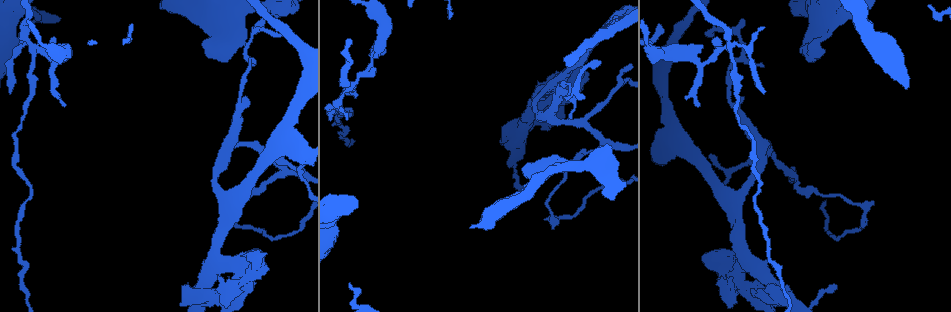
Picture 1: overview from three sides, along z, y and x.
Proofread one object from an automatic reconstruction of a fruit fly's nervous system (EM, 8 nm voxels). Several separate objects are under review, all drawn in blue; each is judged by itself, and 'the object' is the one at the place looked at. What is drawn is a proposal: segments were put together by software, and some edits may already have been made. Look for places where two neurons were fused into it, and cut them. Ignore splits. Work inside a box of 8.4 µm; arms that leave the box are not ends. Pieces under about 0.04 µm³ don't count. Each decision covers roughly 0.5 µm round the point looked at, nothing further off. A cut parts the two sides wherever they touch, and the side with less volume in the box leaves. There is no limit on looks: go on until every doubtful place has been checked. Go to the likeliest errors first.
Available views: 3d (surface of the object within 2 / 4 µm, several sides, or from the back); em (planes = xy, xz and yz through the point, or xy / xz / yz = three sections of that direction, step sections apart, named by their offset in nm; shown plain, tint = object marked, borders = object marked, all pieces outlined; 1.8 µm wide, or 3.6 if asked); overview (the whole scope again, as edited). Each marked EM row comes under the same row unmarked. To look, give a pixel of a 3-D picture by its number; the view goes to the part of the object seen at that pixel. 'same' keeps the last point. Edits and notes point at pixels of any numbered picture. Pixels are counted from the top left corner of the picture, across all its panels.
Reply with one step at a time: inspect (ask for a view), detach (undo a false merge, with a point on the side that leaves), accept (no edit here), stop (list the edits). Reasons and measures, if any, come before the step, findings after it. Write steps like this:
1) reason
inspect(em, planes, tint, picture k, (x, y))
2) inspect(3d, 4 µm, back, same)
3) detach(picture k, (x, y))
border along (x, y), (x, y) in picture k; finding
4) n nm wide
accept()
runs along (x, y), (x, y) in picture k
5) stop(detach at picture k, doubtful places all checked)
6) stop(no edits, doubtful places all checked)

inspect(3d, 4 µm, picture 1, (202, 289))

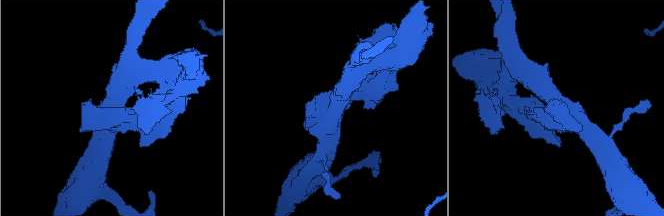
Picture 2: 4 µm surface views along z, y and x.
3 arms; arms of 240, 260, 340 nm
inspect(em, planes, borders, picture 2, (337, 106))

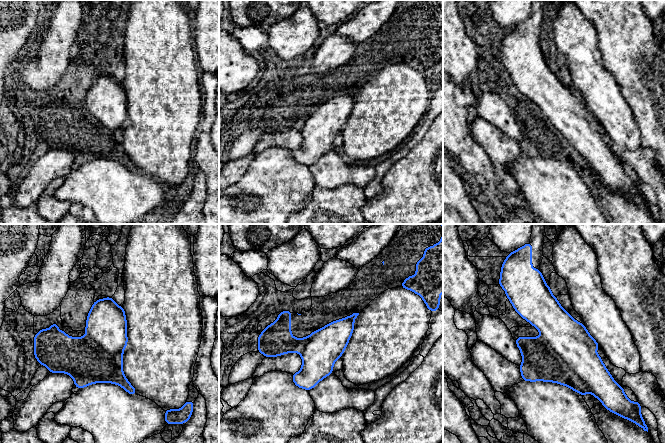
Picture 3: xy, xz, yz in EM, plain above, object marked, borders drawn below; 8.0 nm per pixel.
300 nm wide
accept()
one neuron here

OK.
sudden change in width
inspect(em, yz, step 4, tint, picture 1, (731, 46))

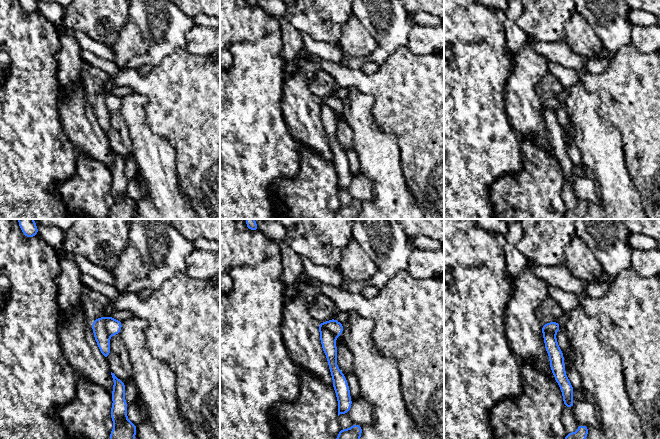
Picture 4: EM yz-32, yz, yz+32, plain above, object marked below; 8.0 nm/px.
inspect(em, planes, tint, same)

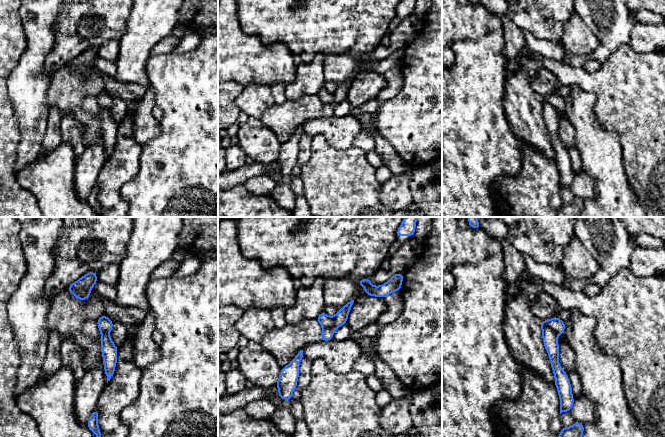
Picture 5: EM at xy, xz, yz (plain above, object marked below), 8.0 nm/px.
detach(picture 5, (340, 318))
the part that leaves runs along (348, 306), (324, 338) in picture 5; two neurons meet here

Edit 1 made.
closes a loop
inspect(em, 3.6 µm, planes, tint, picture 1, (807, 44))

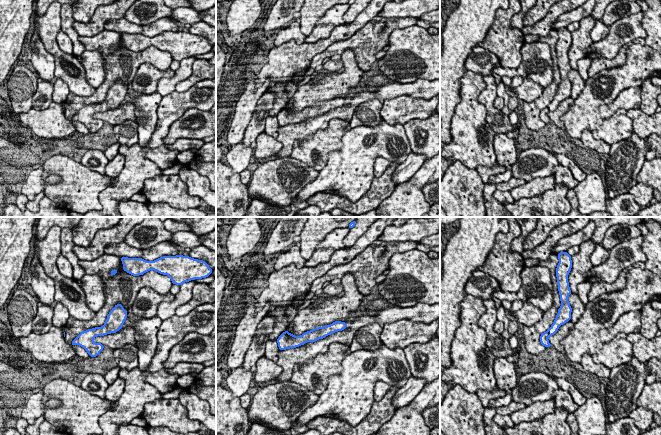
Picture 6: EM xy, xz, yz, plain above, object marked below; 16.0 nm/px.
accept()
runs along (124, 312), (106, 329), (78, 340) in picture 6; all the same neuron

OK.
side arm on a straight run
inspect(em, xy, step 16, tint, picture 1, (755, 262))

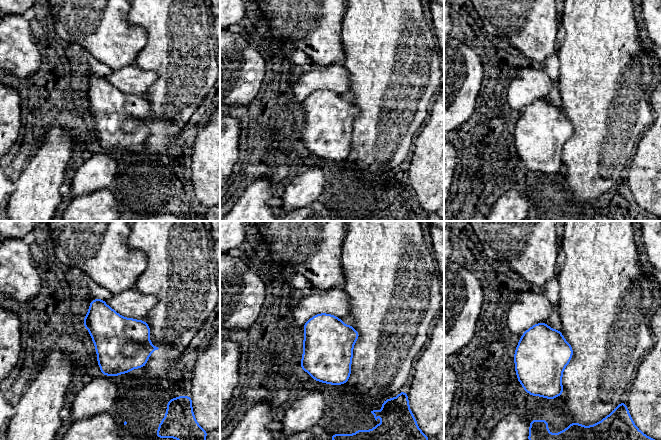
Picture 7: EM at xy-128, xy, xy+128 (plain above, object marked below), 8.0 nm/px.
cut it another way
inspect(em, planes, borders, same)

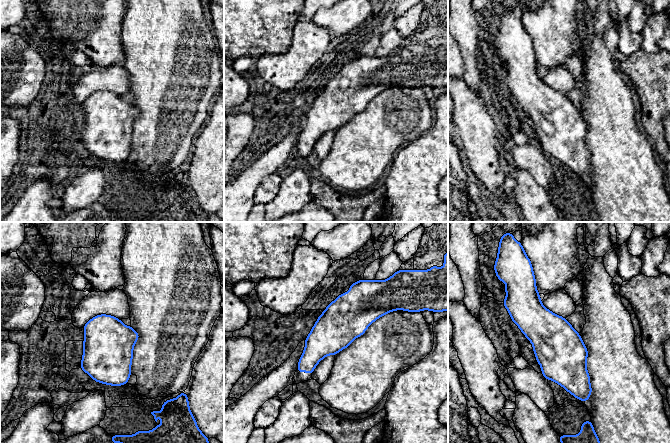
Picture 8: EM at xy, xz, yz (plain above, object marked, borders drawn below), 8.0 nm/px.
accept()
one neuron here

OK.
redraw
inspect(overview)

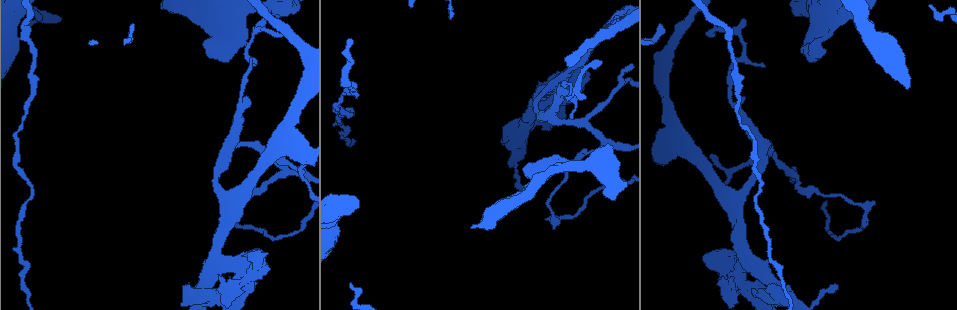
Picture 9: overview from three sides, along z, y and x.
touches itself
inspect(3d, 4 µm, back, picture 9, (245, 292))

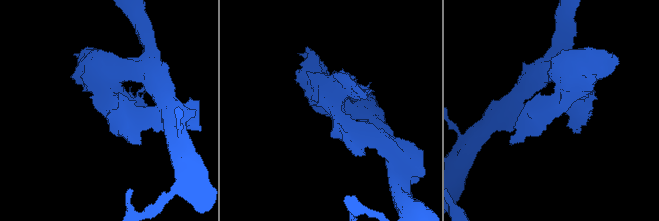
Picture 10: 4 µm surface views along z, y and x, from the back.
inspect(em, planes, tint, picture 10, (107, 112))

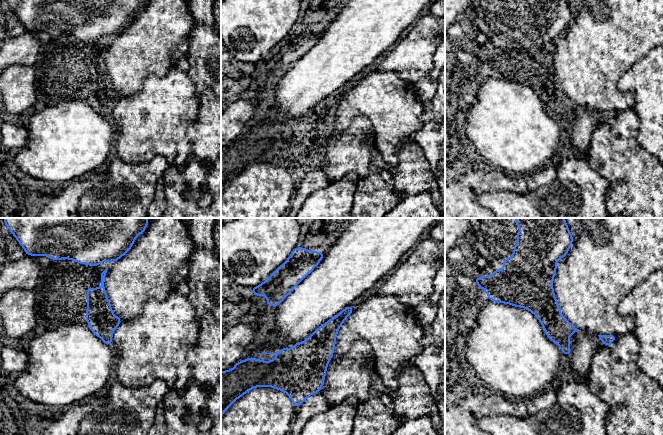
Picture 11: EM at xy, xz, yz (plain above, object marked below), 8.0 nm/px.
accept()
all the same neuron

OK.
stop(detach at picture 5, doubtful places all checked)

